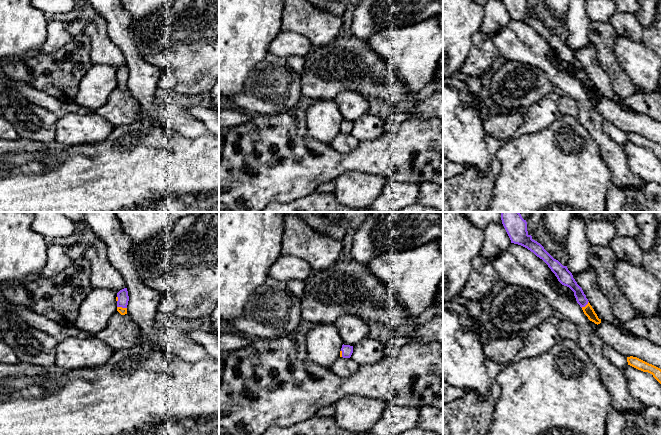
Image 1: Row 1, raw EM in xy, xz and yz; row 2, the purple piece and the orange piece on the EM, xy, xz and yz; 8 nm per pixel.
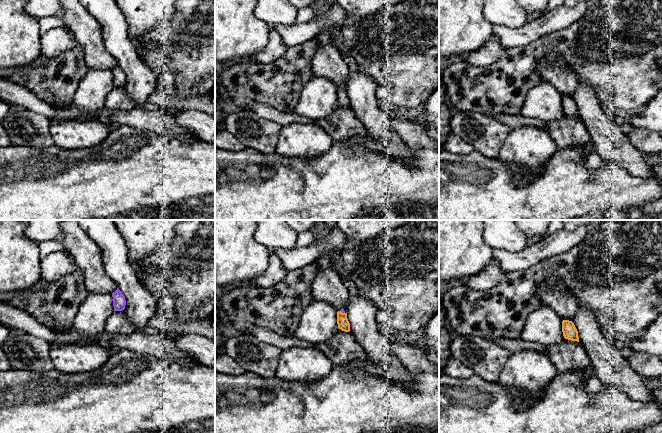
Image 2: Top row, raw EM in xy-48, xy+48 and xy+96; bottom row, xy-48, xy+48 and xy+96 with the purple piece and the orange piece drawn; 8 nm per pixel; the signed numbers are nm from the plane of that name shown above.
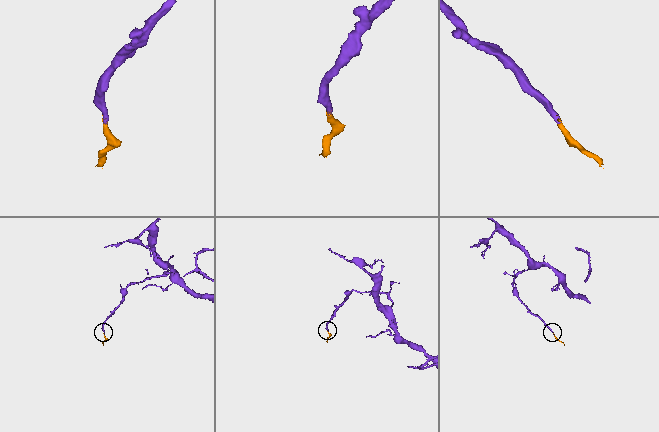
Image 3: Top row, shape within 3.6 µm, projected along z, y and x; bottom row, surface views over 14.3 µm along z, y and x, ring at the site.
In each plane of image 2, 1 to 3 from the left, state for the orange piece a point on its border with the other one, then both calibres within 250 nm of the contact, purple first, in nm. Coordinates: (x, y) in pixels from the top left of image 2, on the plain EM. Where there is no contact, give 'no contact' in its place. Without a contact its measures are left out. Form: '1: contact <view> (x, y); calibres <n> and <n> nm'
1: no contact
2: contact xy+48 (342, 88); calibres 20 and 90 nm
3: no contact

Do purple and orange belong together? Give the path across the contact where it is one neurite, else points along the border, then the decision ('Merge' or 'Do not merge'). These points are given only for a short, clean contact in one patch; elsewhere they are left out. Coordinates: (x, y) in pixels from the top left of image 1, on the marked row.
Path across: xy (123, 298), (122, 307), (122, 311). Merge

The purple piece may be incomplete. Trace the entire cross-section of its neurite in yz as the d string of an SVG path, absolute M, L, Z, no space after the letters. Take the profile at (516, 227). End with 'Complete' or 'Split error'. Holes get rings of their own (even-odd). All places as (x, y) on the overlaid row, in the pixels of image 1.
M501 212L501 220L511 243L527 248L542 259L555 274L558 281L574 292L577 303L588 319L597 325L600 324L601 319L598 318L582 288L577 284L567 266L563 266L540 243L532 239L532 236L527 231L527 222L522 218L521 214L519 212Z. Split error

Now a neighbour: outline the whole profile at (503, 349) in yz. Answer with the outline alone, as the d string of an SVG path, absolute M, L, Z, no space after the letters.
M499 336L485 341L483 351L486 358L496 363L510 362L525 345L525 336Z

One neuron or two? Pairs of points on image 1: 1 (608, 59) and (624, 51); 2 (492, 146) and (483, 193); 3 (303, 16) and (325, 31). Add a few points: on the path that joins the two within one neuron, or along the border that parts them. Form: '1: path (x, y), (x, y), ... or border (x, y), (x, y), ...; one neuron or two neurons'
1: border (617, 35), (614, 41), (615, 58), (628, 76); two neurons
2: path (493, 158), (493, 171), (485, 181); one neuron
3: path (308, 20), (320, 26); one neuron

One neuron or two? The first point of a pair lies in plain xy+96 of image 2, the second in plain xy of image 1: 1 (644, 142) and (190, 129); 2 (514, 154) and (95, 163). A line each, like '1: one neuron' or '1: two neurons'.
1: one neuron
2: two neurons

